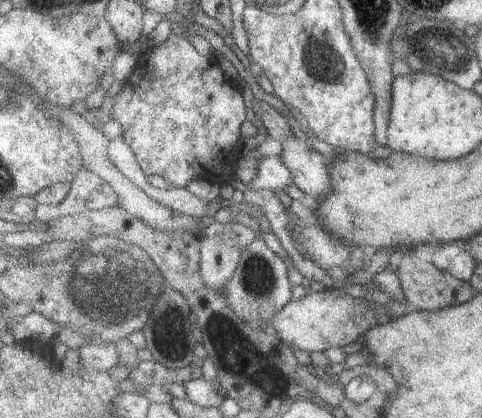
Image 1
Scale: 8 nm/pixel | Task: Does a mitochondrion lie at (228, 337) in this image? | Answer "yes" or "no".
yes

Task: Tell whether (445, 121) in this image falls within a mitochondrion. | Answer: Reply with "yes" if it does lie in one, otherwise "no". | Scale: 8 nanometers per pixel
no

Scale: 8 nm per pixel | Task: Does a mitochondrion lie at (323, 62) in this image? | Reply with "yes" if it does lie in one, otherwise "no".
yes

